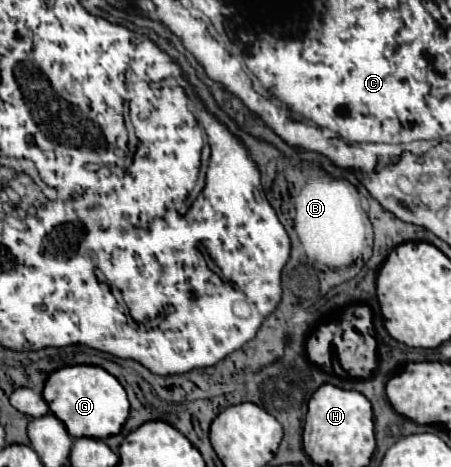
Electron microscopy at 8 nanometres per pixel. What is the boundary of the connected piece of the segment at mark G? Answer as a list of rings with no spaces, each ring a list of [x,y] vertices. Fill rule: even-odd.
[[[73,365],[51,373],[43,387],[43,399],[51,413],[65,423],[71,437],[105,439],[117,435],[129,413],[129,401],[121,383],[95,365]]]

